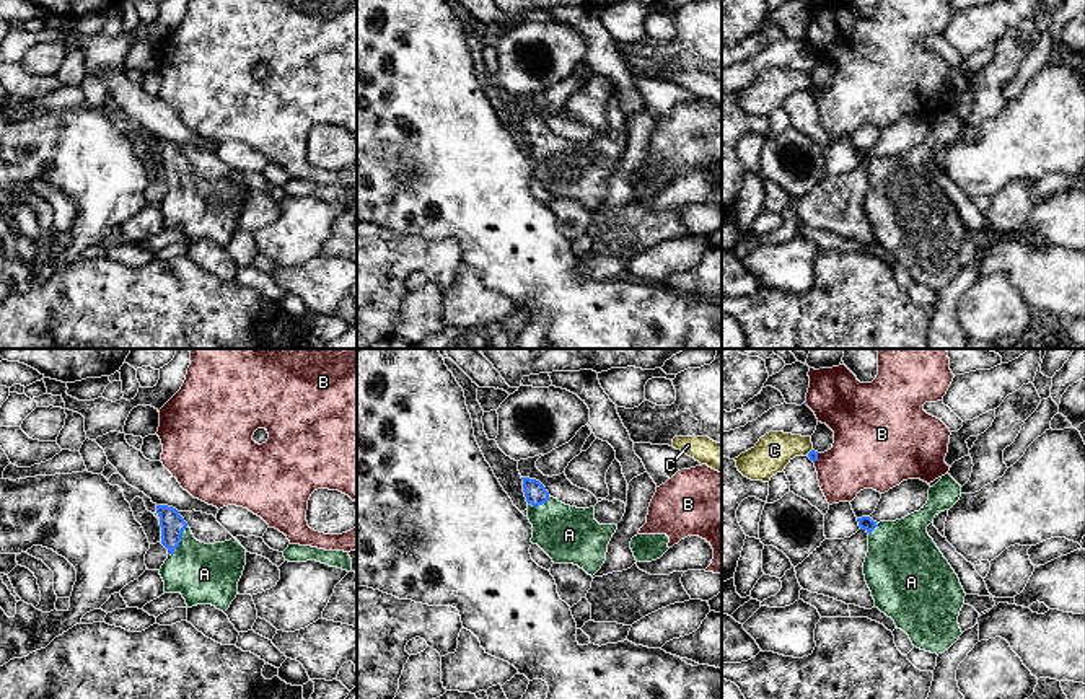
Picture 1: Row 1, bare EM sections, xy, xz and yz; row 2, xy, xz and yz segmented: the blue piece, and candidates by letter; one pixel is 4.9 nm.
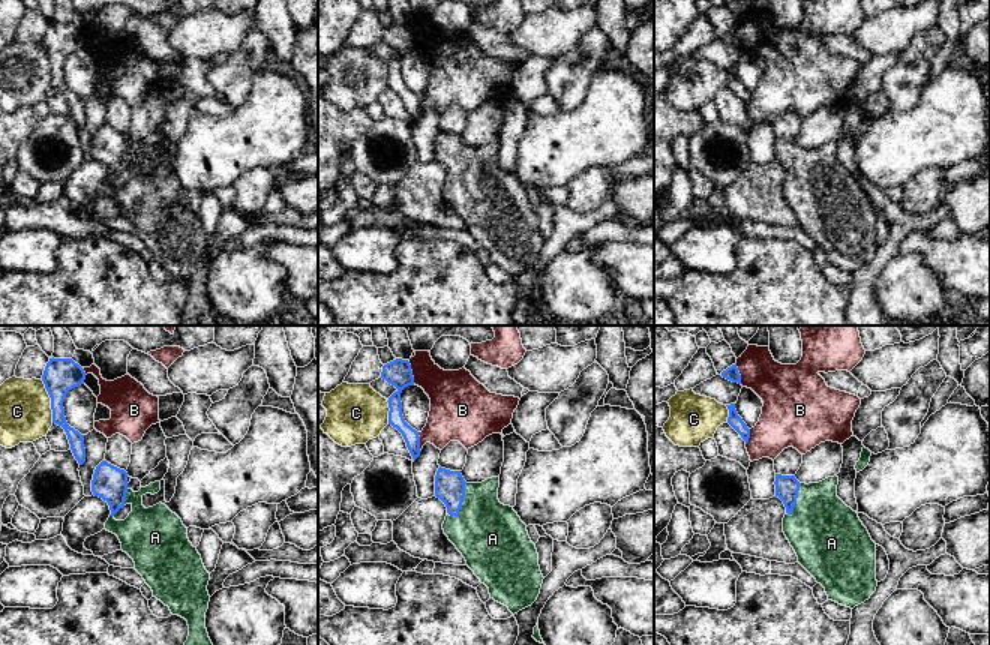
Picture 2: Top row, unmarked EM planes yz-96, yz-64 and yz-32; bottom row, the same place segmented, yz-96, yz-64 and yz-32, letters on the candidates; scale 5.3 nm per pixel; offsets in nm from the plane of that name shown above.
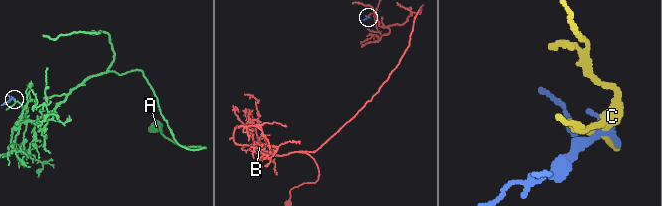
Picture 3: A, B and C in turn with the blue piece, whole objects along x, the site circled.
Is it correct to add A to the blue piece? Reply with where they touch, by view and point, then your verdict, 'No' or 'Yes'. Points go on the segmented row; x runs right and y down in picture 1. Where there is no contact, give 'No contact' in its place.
Touches blue at xy (180, 541). Yes

